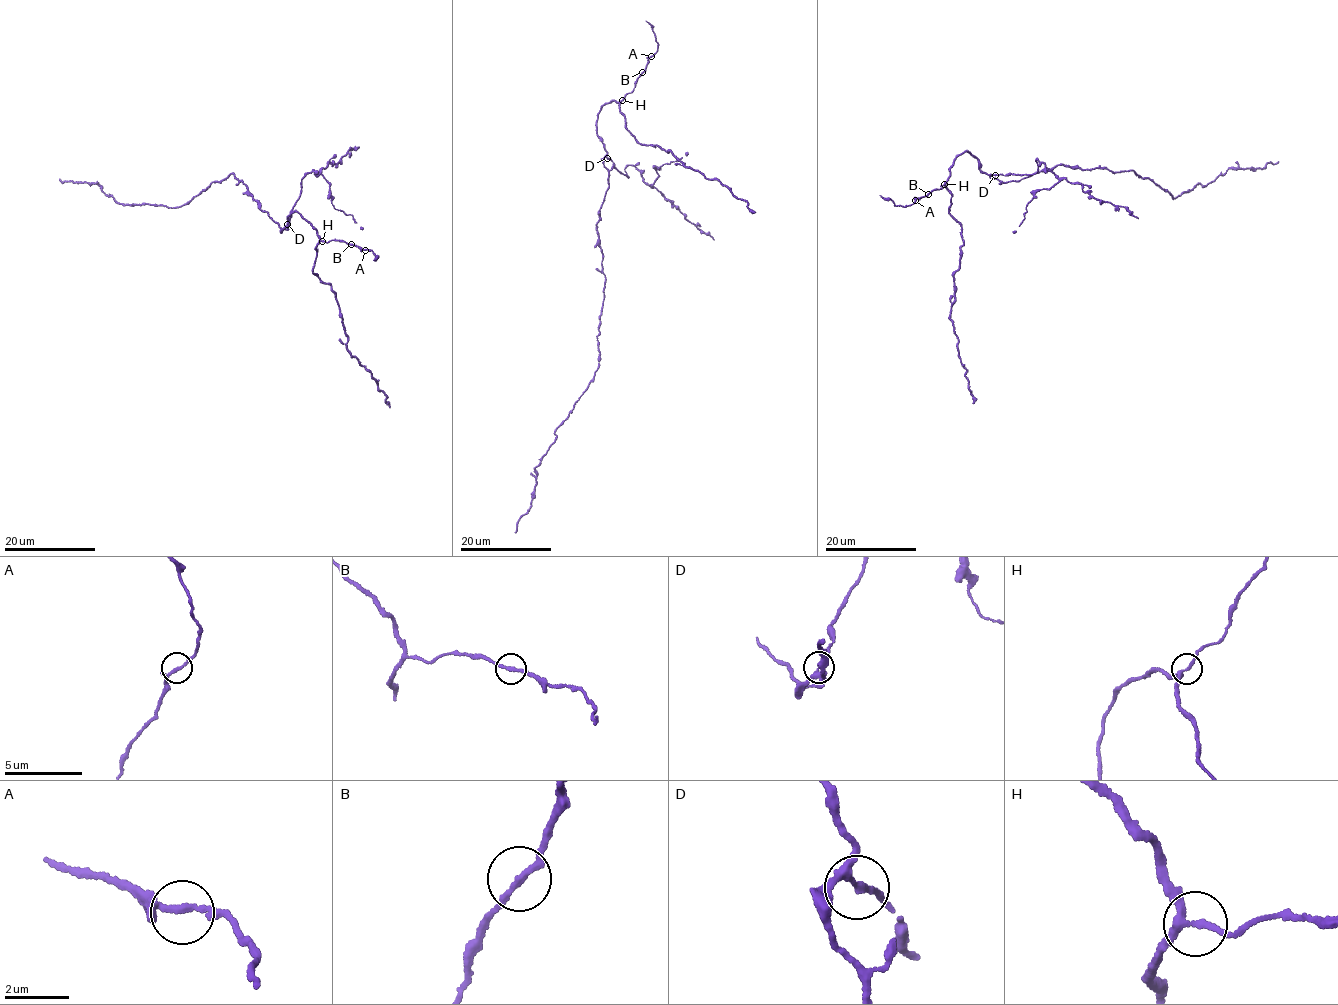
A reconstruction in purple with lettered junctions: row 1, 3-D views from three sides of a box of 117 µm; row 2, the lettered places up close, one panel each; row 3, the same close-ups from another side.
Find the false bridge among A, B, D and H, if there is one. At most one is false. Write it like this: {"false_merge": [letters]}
{"false_merge": []}

